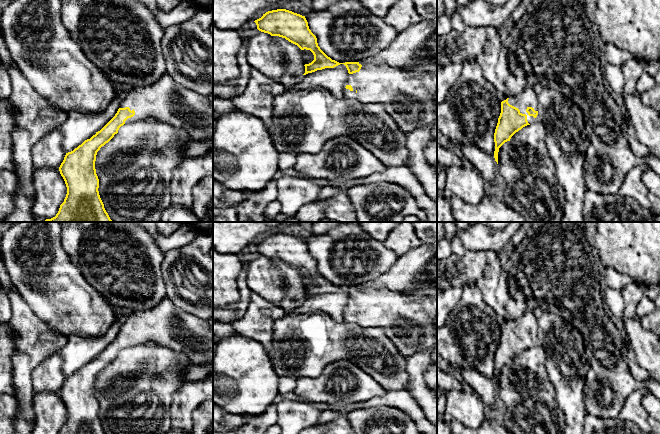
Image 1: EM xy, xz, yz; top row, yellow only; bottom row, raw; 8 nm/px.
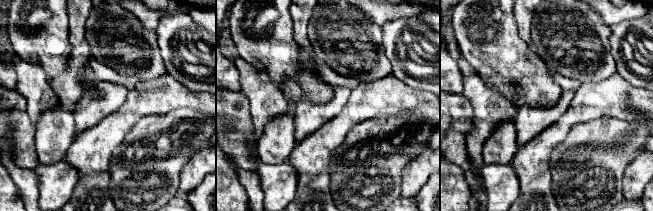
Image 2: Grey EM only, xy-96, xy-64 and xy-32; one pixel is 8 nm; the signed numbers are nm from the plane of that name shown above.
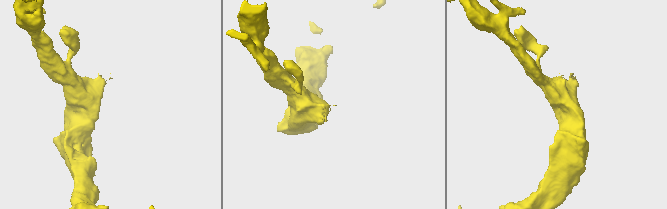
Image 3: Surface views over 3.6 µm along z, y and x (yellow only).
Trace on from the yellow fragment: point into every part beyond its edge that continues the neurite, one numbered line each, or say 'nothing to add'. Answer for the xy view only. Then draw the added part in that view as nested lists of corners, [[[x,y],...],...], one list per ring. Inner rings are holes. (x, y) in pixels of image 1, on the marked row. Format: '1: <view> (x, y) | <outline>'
1: xy (164, 99) | [[[168,72],[146,85],[130,87],[125,92],[119,106],[119,108],[125,107],[135,111],[135,115],[128,118],[125,124],[154,118],[176,128],[184,129],[193,141],[200,141],[206,135],[213,139],[213,106],[208,100],[207,94],[184,87]]]

